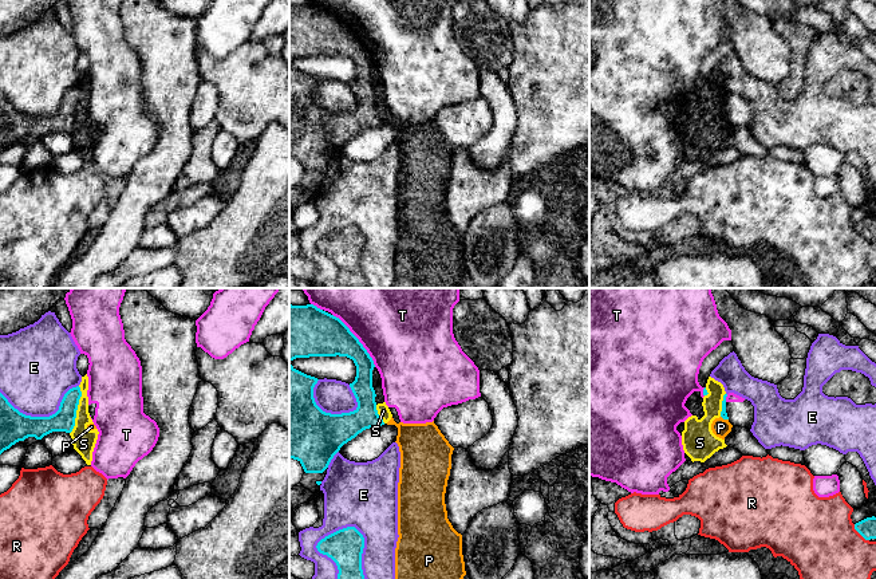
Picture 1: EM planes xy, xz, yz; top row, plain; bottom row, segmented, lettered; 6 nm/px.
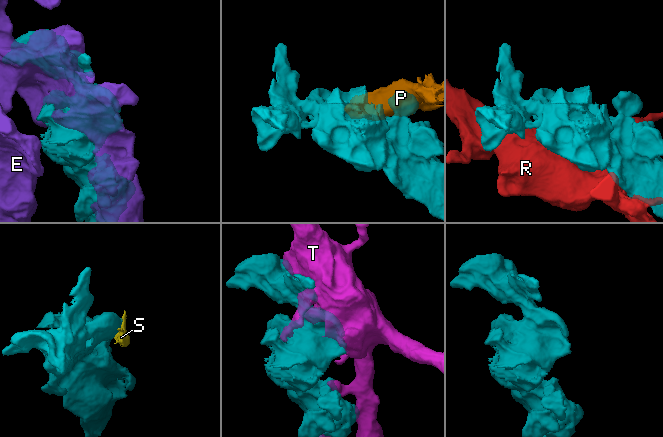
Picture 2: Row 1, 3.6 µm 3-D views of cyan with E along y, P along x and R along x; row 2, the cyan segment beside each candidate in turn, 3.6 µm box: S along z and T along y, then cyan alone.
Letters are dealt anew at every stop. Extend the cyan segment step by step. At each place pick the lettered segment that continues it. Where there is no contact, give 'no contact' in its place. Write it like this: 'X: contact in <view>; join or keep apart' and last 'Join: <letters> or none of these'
E: contact in xz; keep apart
P: contact in yz; keep apart
R: contact in yz; keep apart
S: contact in xy; keep apart
T: contact in xz; keep apart
Join: none of these

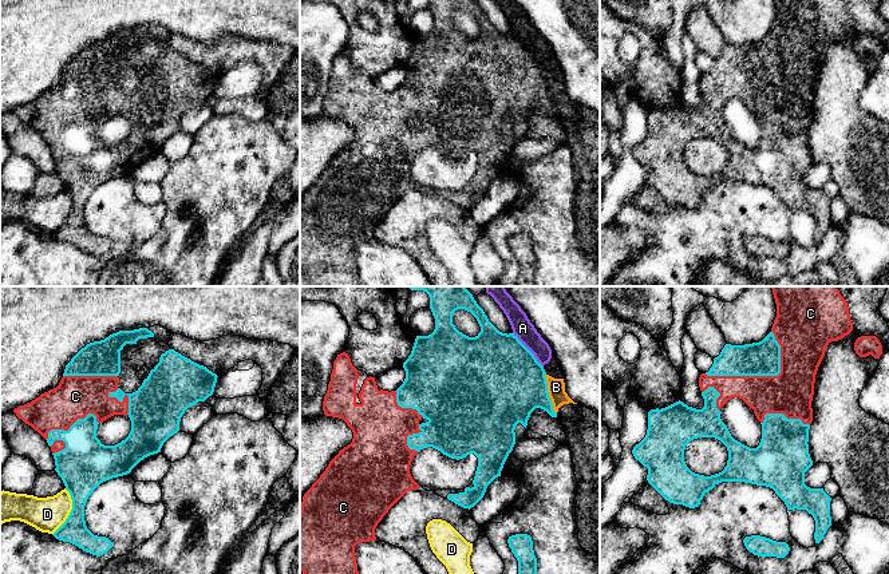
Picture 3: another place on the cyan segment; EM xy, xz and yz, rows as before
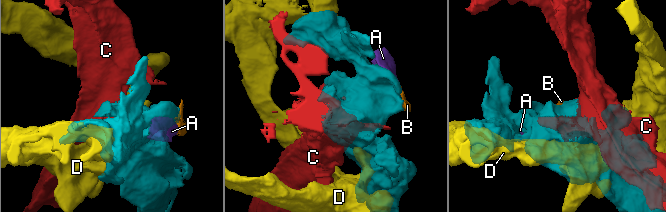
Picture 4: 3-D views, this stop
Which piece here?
A: contact in xz; keep apart
B: contact in xz; keep apart
C: contact in yz; join
D: contact in xy; keep apart
Join: C

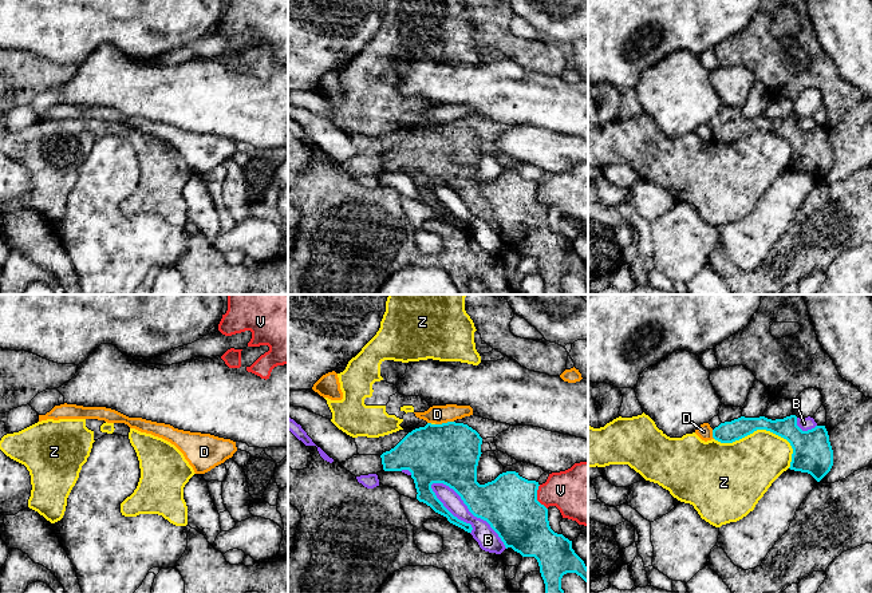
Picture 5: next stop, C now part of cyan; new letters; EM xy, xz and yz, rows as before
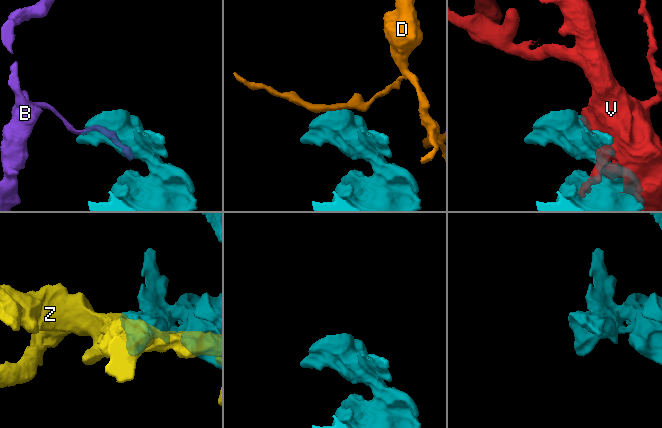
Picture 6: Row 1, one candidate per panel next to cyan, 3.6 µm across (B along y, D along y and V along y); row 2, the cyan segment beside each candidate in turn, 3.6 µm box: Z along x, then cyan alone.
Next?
B: contact in xz; keep apart
D: contact in xz; keep apart
V: contact in xz; keep apart
Z: contact in yz; keep apart
Join: none of these

